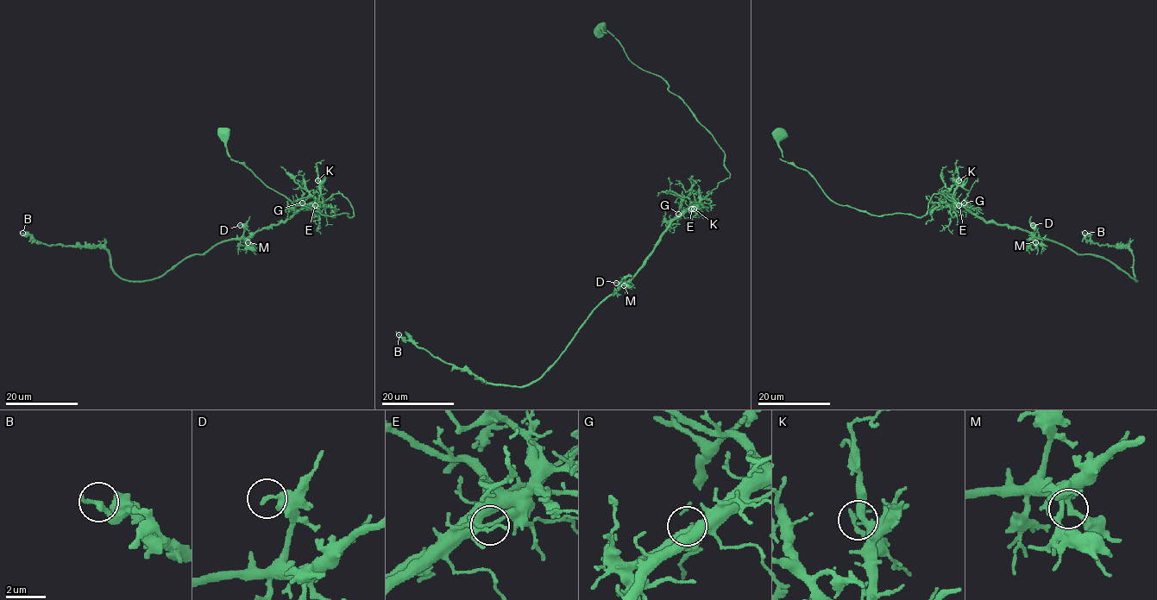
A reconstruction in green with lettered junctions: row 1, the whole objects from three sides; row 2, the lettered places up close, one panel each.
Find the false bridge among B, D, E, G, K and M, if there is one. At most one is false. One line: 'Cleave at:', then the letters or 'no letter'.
Cleave at: no letter

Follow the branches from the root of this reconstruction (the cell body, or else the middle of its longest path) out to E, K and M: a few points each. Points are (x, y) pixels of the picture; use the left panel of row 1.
E: (225, 132), (230, 158), (293, 205), (328, 215), (354, 215), (341, 193), (315, 205)
K: (225, 132), (230, 158), (293, 205), (328, 215), (354, 215), (341, 193), (320, 202), (317, 180)
M: (225, 132), (230, 158), (293, 205), (328, 215), (354, 210), (333, 193), (248, 242)

